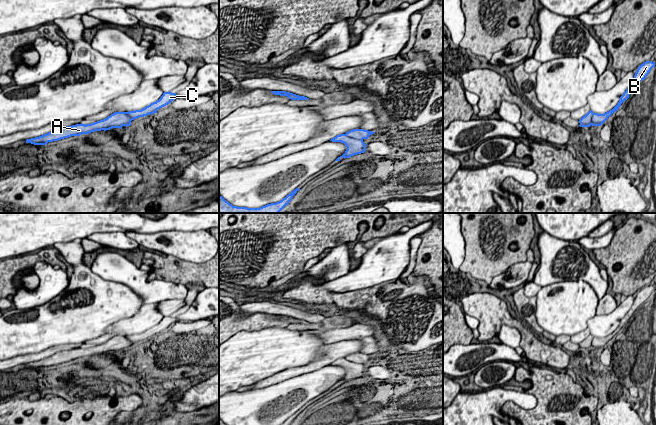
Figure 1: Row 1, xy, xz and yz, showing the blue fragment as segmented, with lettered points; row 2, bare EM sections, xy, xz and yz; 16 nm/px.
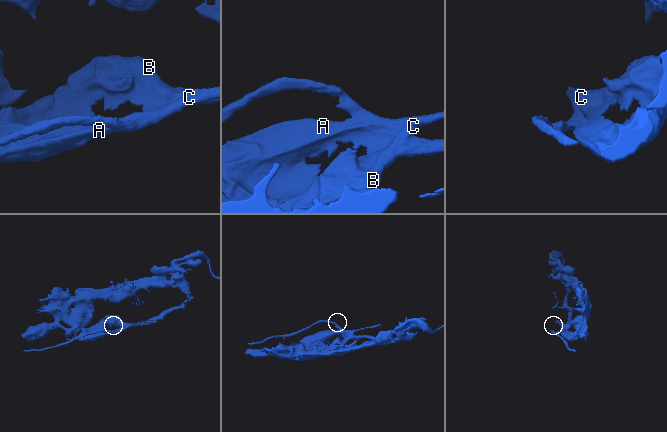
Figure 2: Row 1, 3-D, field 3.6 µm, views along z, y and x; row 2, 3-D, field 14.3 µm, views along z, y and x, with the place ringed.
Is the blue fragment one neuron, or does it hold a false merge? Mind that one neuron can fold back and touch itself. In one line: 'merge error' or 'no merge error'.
no merge error

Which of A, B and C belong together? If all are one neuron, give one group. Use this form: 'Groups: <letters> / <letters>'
Groups: A B C

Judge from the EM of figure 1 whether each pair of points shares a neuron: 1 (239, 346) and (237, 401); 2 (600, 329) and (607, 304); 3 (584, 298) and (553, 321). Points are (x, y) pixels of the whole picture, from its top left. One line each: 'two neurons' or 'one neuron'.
1: two neurons
2: two neurons
3: one neuron

